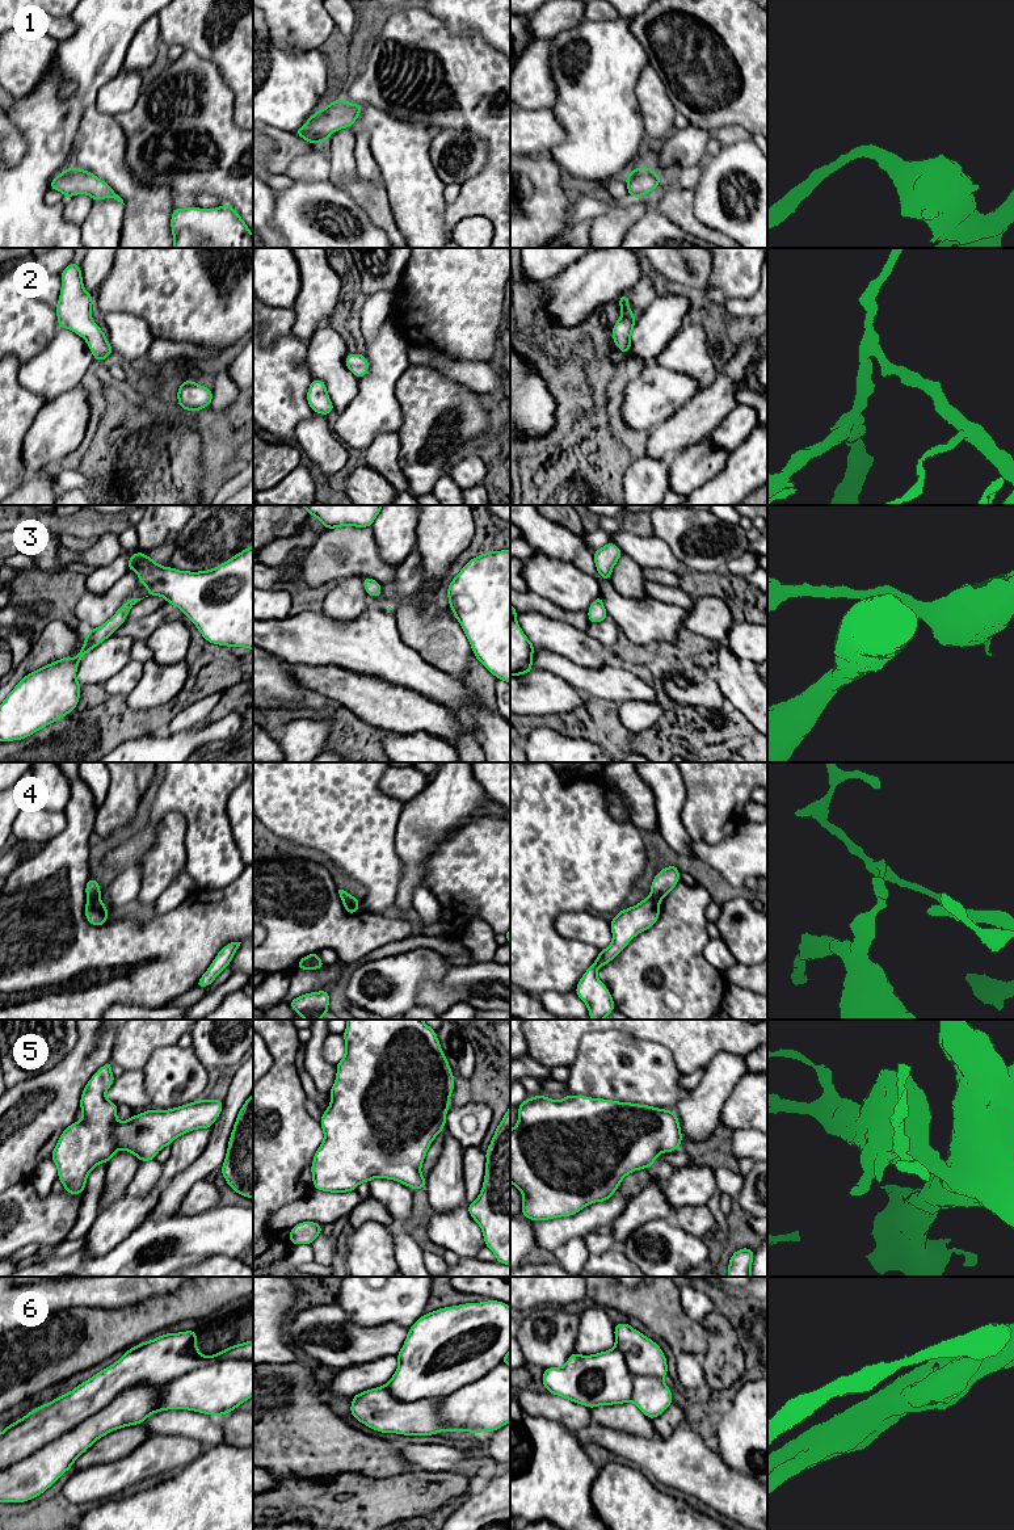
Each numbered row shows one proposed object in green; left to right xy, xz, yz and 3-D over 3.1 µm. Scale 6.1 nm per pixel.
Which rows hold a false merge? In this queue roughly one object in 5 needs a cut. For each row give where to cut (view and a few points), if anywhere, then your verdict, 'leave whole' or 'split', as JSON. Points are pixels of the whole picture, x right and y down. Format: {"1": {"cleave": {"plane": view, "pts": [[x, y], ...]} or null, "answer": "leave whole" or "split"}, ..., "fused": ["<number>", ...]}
{"1": {"cleave": null, "answer": "leave whole"}, "2": {"cleave": null, "answer": "leave whole"}, "3": {"cleave": null, "answer": "leave whole"}, "4": {"cleave": {"plane": "xy", "pts": [[99, 898], [88, 900]]}, "answer": "split"}, "5": {"cleave": null, "answer": "leave whole"}, "6": {"cleave": {"plane": "xy", "pts": [[252, 1360], [223, 1358], [165, 1383], [129, 1387], [0, 1472]]}, "answer": "split"}, "fused": ["4", "6"]}

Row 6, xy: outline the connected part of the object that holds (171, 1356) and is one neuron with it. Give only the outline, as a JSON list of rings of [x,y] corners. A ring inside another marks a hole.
[[[195,1331],[165,1333],[151,1341],[142,1342],[129,1349],[117,1362],[83,1382],[71,1392],[60,1395],[45,1405],[39,1405],[22,1418],[8,1425],[0,1433],[0,1472],[76,1428],[129,1388],[138,1387],[139,1384],[167,1384],[193,1370],[231,1358],[253,1361],[253,1340],[236,1344],[210,1357],[205,1357],[197,1349]]]

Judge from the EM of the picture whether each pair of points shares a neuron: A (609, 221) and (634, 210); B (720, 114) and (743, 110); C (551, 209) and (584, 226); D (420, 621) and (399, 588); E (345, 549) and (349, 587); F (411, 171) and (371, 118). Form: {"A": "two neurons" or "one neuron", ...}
{"A": "one neuron", "B": "one neuron", "C": "two neurons", "D": "two neurons", "E": "two neurons", "F": "one neuron"}

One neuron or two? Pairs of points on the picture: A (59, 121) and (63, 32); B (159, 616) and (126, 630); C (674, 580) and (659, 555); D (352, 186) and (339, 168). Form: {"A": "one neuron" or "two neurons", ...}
{"A": "two neurons", "B": "one neuron", "C": "two neurons", "D": "two neurons"}

